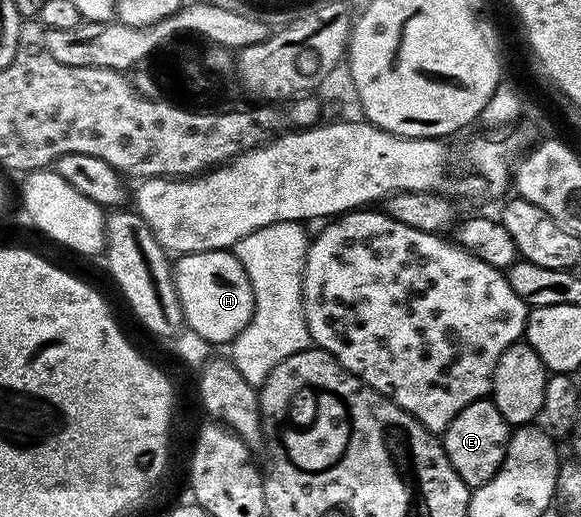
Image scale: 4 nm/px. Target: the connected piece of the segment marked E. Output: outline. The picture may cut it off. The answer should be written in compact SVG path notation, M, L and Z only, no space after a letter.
M485 397L468 404L468 408L464 408L464 412L460 412L456 420L448 424L440 441L460 480L464 480L466 486L473 488L492 480L504 460L506 439L511 433L511 427L504 420L504 416L500 416L496 404L489 397Z

